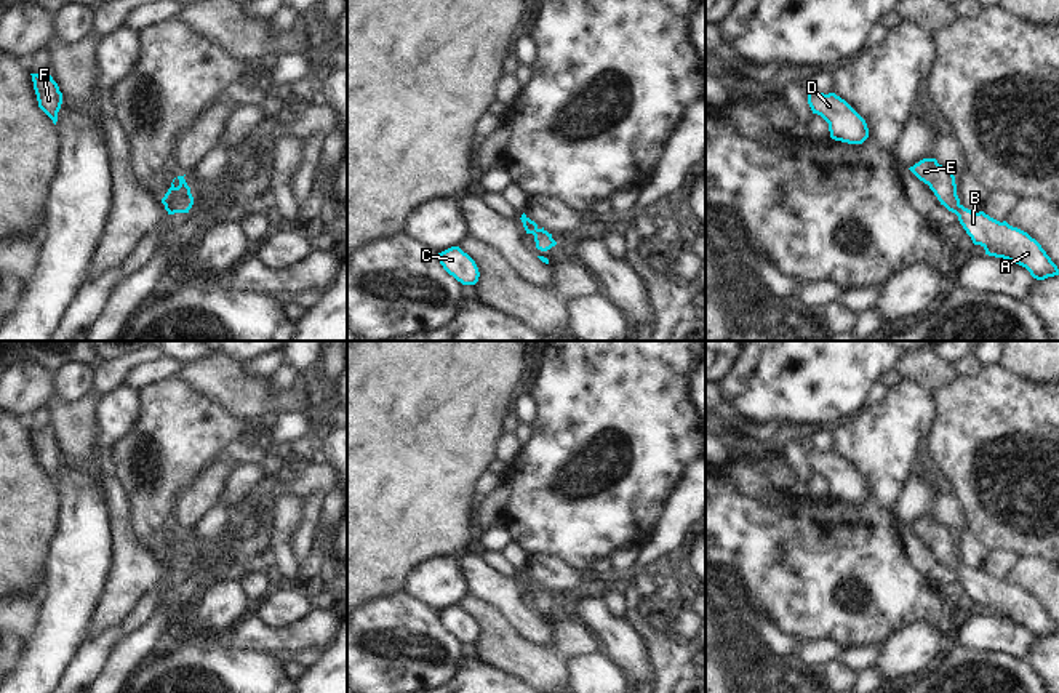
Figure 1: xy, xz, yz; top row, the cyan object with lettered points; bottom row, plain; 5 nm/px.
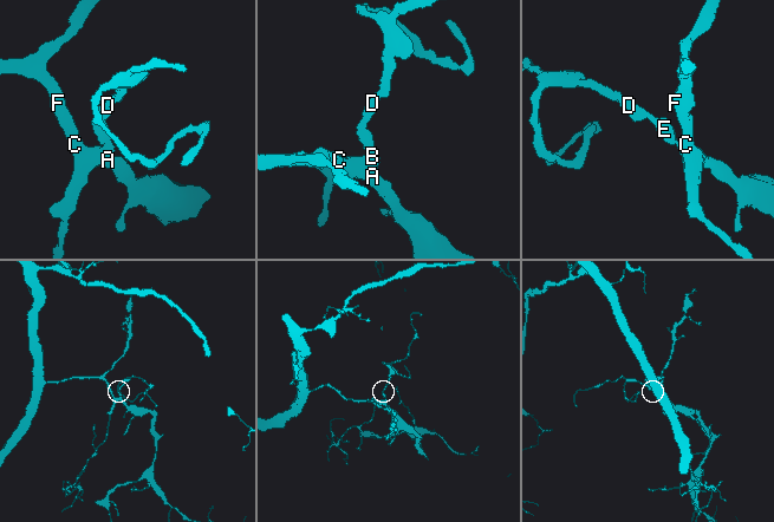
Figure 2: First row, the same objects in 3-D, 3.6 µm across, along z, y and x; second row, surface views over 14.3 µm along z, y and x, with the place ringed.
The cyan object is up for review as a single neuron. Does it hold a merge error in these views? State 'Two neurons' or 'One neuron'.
One neuron.

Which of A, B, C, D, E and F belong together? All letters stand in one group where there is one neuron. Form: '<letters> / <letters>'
A B C D E F

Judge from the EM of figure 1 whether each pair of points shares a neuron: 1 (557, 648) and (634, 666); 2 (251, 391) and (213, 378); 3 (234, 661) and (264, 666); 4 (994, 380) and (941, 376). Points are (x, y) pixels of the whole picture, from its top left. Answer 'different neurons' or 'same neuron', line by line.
1: different neurons
2: same neuron
3: same neuron
4: different neurons

